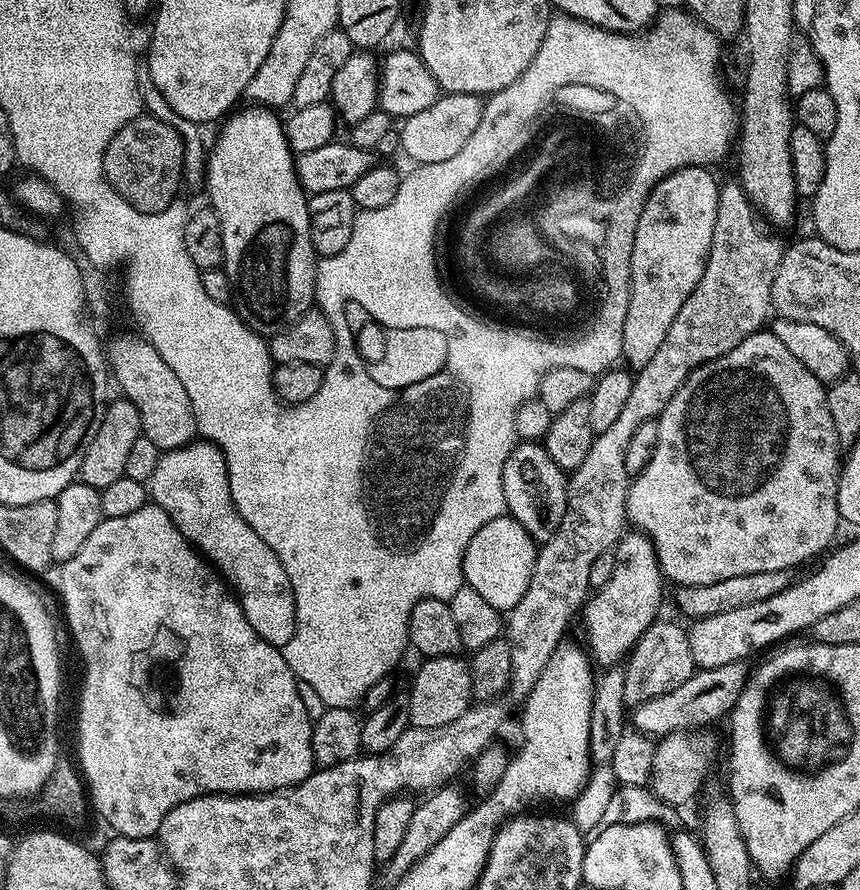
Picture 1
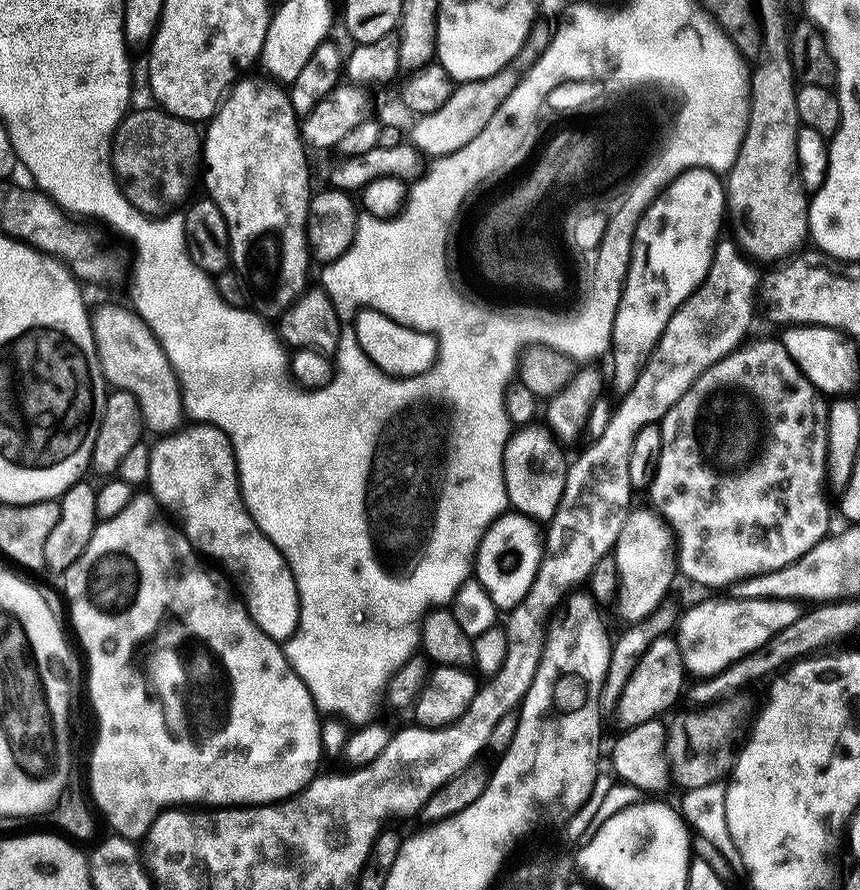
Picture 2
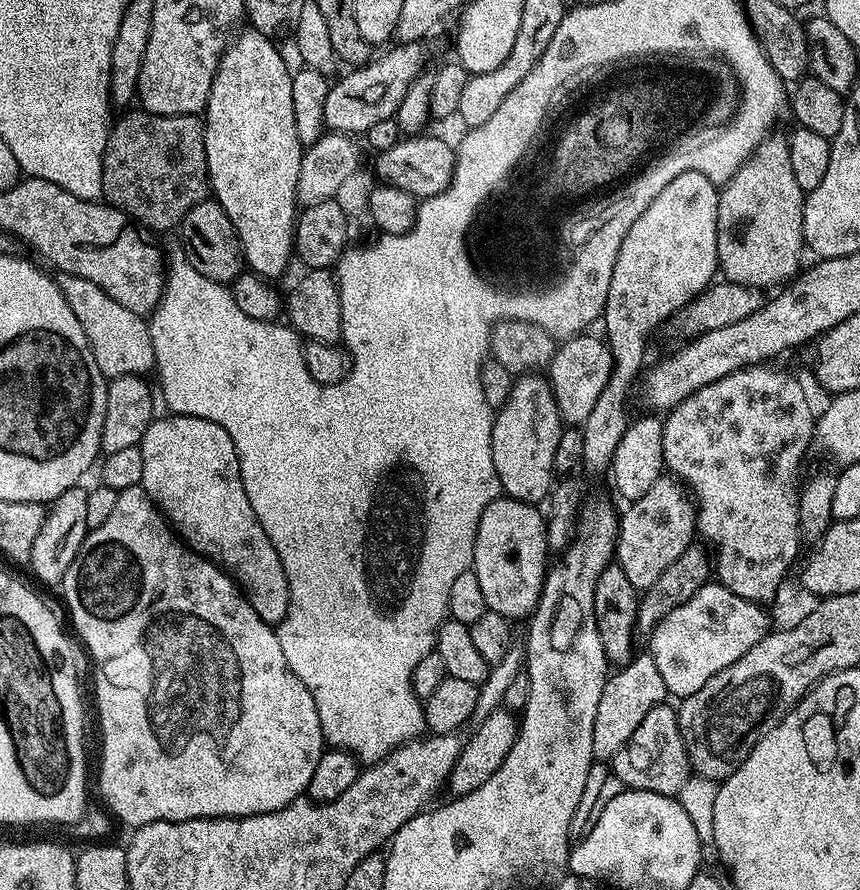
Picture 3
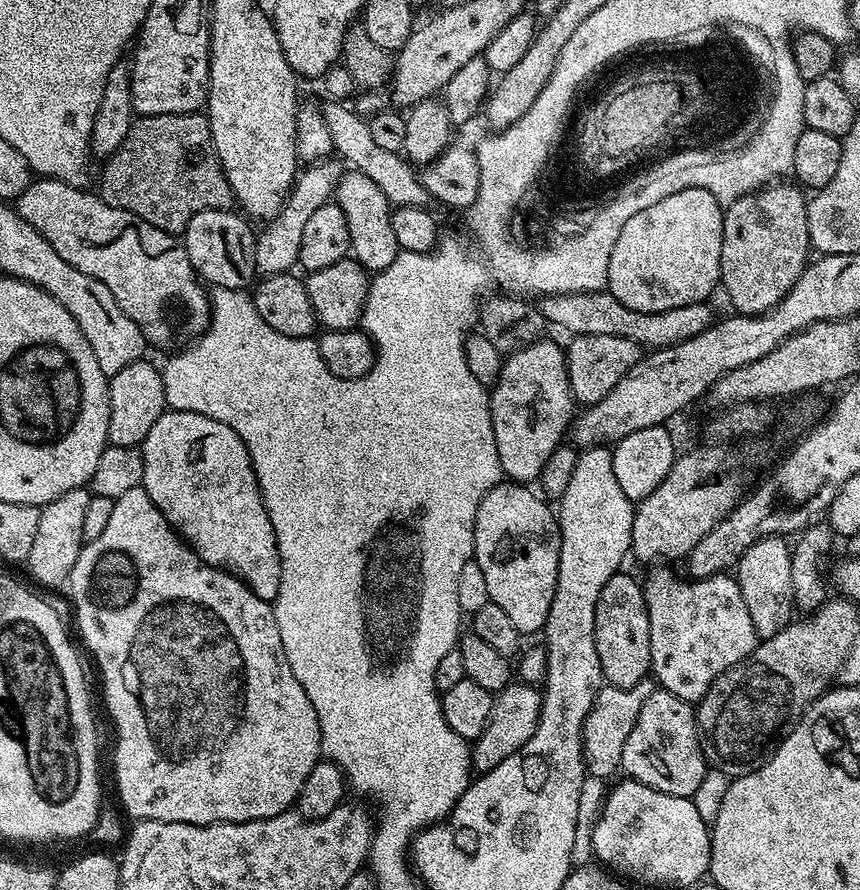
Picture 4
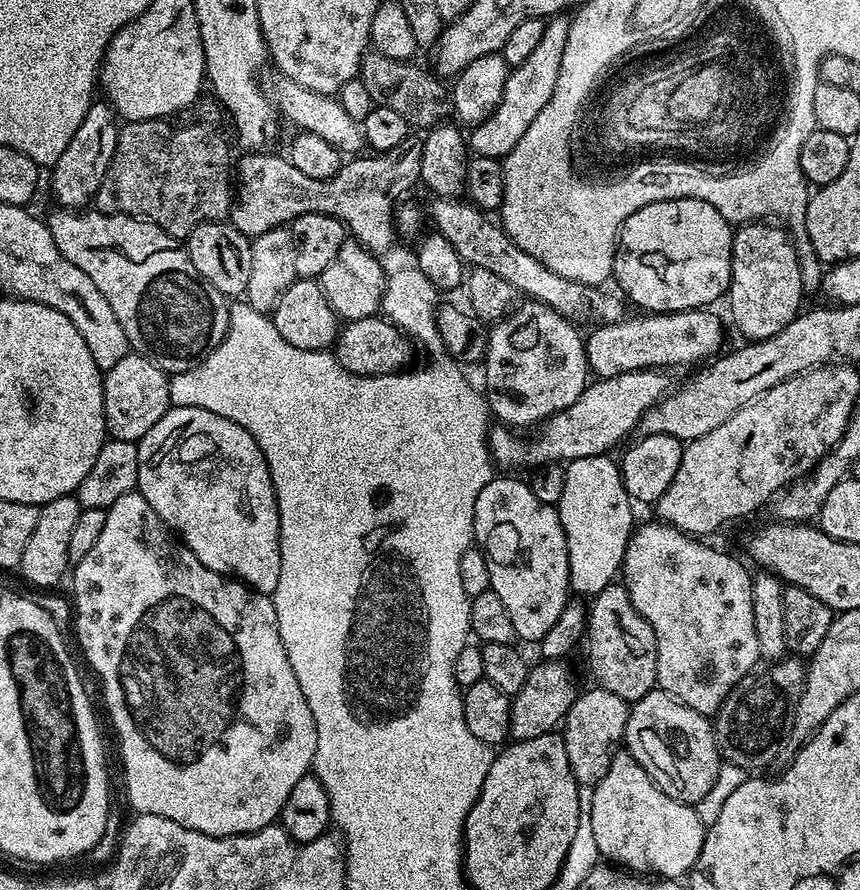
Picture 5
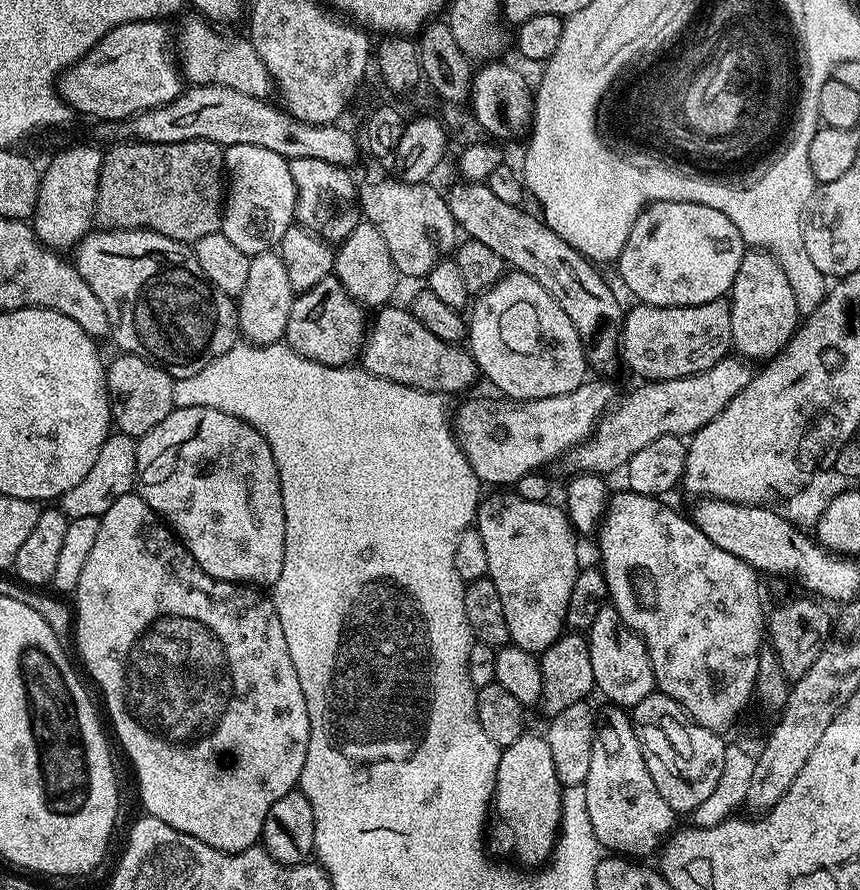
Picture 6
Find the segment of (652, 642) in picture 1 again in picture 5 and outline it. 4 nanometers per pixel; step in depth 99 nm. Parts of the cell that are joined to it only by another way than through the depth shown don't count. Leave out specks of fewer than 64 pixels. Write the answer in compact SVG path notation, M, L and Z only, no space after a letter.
M588 686L577 695L562 721L566 758L570 758L570 770L577 784L595 786L606 778L606 770L610 770L613 755L624 739L629 707L629 701L618 698L618 694L595 686Z

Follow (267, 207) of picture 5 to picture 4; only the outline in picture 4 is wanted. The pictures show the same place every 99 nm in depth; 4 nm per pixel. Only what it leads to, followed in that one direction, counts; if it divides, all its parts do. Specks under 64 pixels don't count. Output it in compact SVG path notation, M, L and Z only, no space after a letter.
M356 169L345 171L340 178L339 186L334 193L335 203L346 214L346 222L350 229L350 252L353 259L371 273L380 272L394 262L399 255L400 247L395 237L392 205L375 182Z

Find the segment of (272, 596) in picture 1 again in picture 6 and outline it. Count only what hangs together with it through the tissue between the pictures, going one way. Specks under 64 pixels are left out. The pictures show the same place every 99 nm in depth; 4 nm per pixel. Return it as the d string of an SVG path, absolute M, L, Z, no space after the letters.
M202 406L173 407L171 414L162 418L162 422L158 422L158 426L154 426L154 430L150 430L145 436L136 440L136 484L141 498L163 517L172 531L184 541L186 550L195 558L203 572L210 574L215 580L225 580L231 584L275 586L278 582L278 574L282 574L282 558L286 542L286 514L282 510L282 490L274 454L270 450L266 438L262 438L262 434L258 434L258 430L254 430L254 426L250 426L245 420L239 420L230 414L222 414Z

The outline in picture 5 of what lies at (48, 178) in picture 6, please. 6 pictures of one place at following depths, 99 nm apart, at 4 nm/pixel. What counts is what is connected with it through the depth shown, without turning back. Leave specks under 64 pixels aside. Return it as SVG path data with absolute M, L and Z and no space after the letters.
M94 102L90 110L86 110L86 118L82 118L82 126L74 130L74 138L70 138L70 146L62 150L56 164L51 165L52 192L61 209L84 210L89 207L95 197L98 186L102 186L102 178L114 158L114 150L118 142L121 125L111 104Z

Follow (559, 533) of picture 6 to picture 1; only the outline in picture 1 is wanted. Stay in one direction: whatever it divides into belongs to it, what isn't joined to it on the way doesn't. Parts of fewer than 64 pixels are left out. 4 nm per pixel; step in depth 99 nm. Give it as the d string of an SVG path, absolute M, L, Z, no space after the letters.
M505 514L486 522L478 534L470 542L464 555L464 584L478 590L490 606L497 610L513 608L526 594L526 586L530 582L532 567L538 551L537 541L524 529L517 520Z

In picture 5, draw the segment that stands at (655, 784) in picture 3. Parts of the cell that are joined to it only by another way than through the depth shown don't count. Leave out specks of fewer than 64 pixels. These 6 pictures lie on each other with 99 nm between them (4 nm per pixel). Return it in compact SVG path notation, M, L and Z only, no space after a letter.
M653 690L628 709L623 747L650 774L650 778L679 804L695 806L714 786L721 766L720 751L712 733L712 720L690 710L669 692Z

